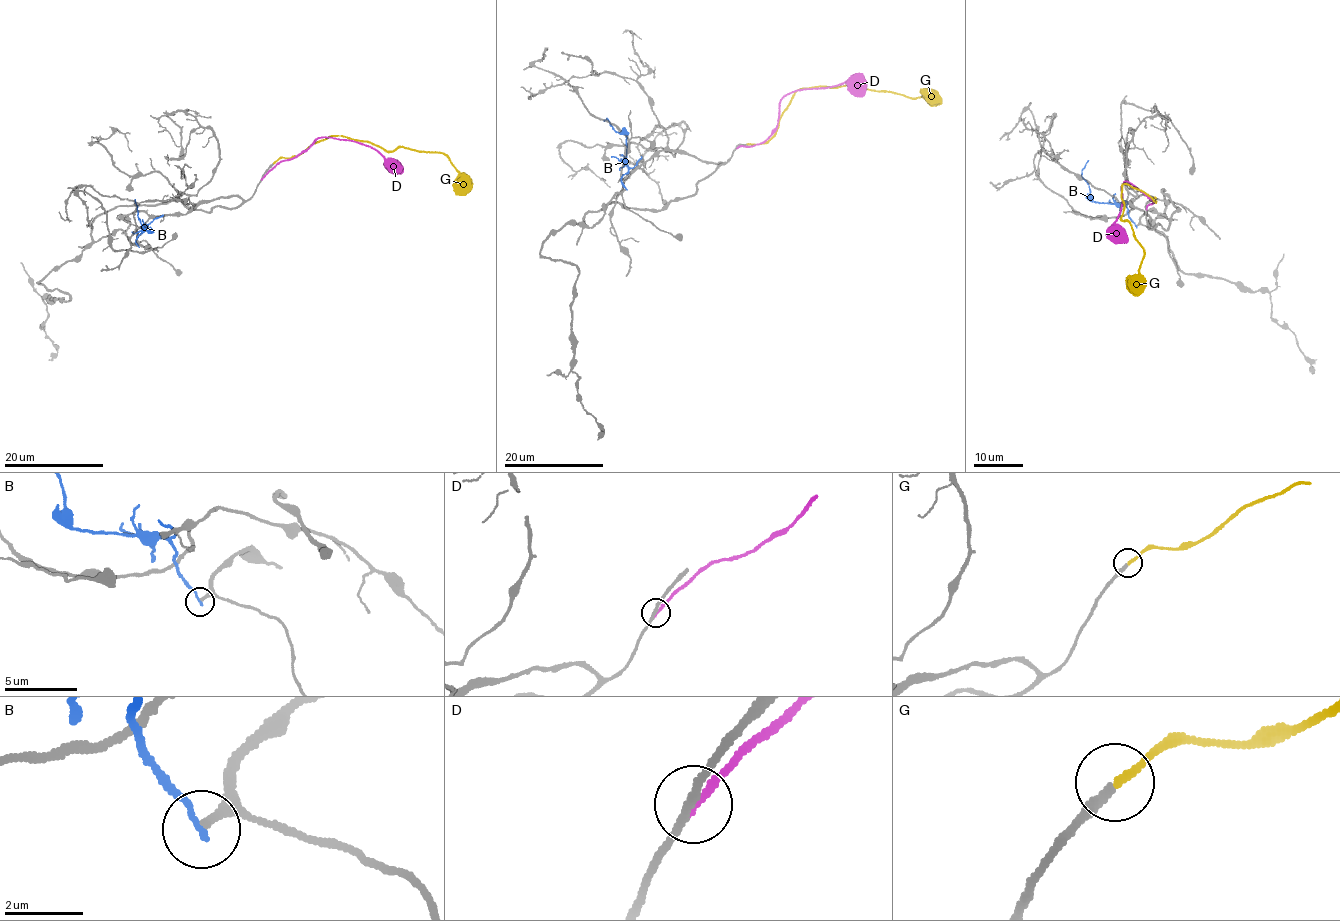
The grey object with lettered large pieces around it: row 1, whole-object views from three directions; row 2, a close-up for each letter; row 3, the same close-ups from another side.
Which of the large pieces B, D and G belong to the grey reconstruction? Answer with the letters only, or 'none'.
G

